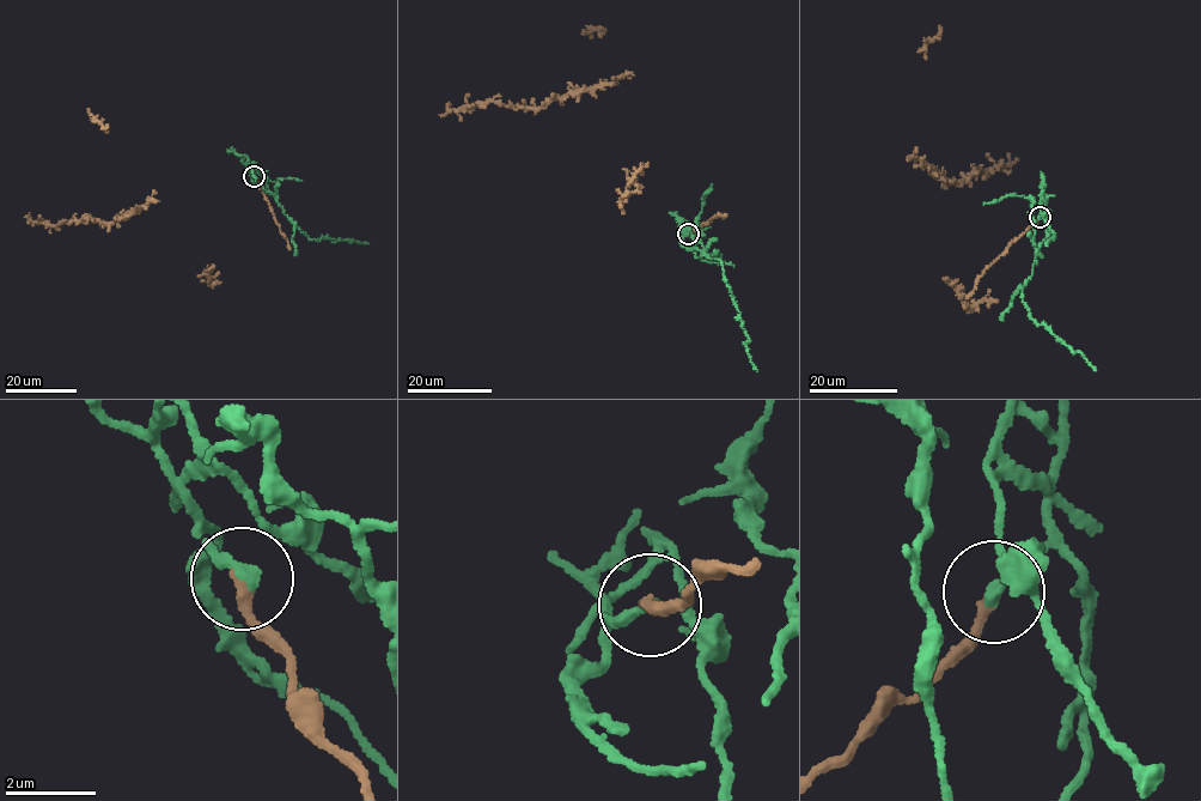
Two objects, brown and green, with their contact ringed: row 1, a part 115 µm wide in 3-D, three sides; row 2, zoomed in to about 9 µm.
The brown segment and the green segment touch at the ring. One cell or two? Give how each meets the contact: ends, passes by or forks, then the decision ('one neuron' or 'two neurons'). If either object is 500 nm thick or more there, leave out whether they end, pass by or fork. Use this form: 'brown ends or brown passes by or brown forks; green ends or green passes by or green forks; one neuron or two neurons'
brown ends; green ends; two neurons

